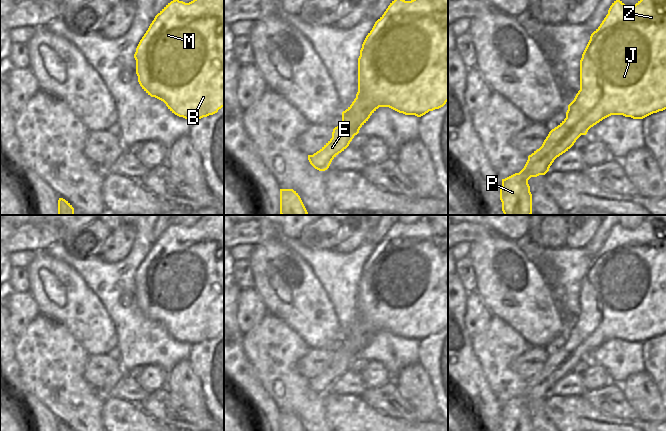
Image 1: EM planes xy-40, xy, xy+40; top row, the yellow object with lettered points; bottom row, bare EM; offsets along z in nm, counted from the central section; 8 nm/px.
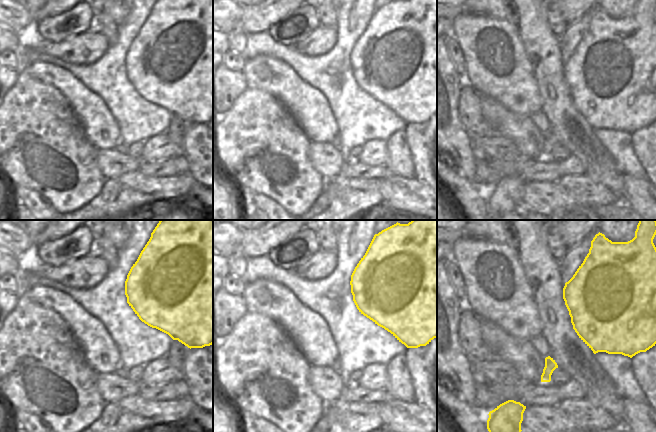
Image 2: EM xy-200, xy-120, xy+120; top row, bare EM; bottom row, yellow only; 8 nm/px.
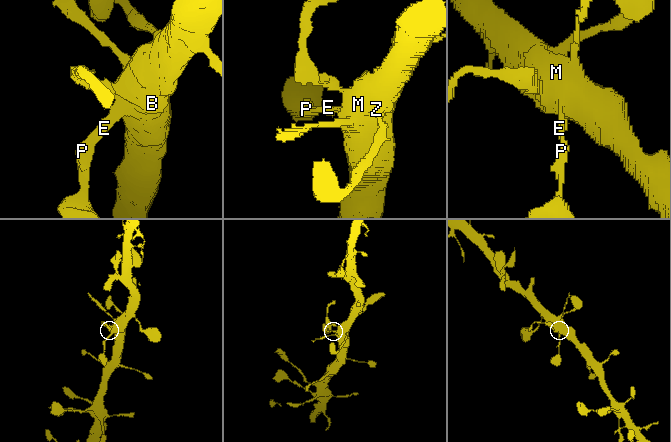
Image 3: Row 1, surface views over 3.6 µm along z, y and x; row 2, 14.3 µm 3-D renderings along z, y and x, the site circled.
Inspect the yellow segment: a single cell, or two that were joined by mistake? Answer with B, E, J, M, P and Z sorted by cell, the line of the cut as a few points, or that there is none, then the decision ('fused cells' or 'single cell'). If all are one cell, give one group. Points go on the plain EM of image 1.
groups B E J M P Z; cut none; single cell

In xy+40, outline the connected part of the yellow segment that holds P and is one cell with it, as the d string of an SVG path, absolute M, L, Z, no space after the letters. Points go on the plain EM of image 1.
M646 215L635 229L625 229L617 223L600 250L591 258L580 284L580 314L568 329L566 342L552 353L542 370L528 380L524 392L502 403L500 424L502 431L532 431L528 404L545 399L554 384L568 375L581 359L611 339L643 343L666 333L666 215Z

